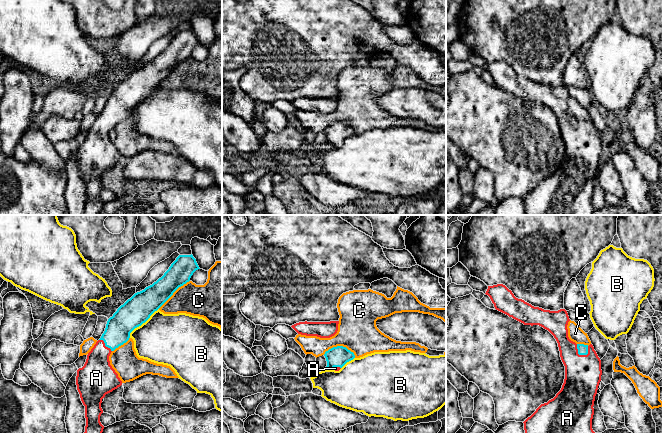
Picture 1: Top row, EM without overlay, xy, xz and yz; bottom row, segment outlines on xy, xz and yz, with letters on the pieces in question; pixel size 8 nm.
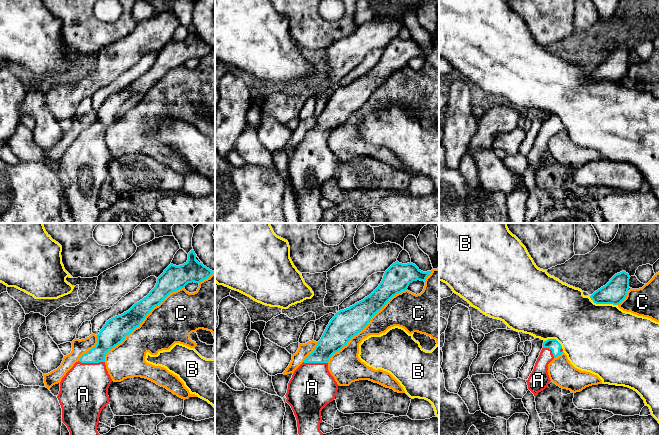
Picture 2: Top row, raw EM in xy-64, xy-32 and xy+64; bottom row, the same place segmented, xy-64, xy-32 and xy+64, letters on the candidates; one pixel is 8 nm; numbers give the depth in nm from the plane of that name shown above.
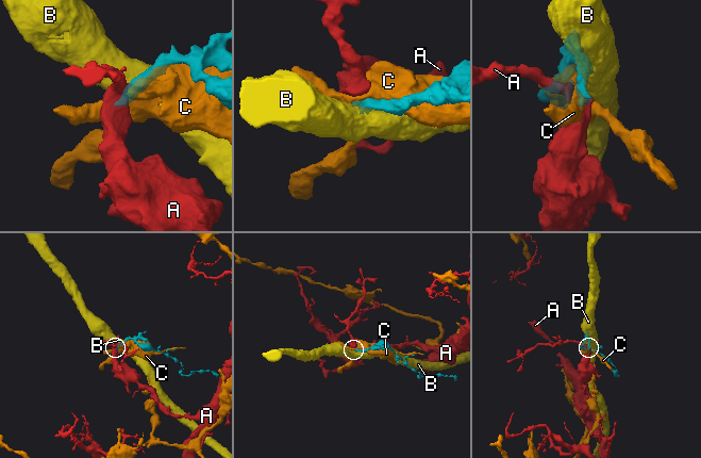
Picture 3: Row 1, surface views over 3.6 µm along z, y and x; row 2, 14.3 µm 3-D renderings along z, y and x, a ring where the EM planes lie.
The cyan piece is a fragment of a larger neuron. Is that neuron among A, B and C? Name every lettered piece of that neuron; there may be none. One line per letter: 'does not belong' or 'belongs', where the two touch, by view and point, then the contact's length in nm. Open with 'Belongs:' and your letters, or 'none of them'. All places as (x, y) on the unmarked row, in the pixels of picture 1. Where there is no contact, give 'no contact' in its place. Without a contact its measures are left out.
Belongs: A
A: belongs | yz (579, 130) | 130 nm
B: does not belong | xy (142, 99) | 340 nm
C: does not belong | xz (340, 122) | 260 nm

